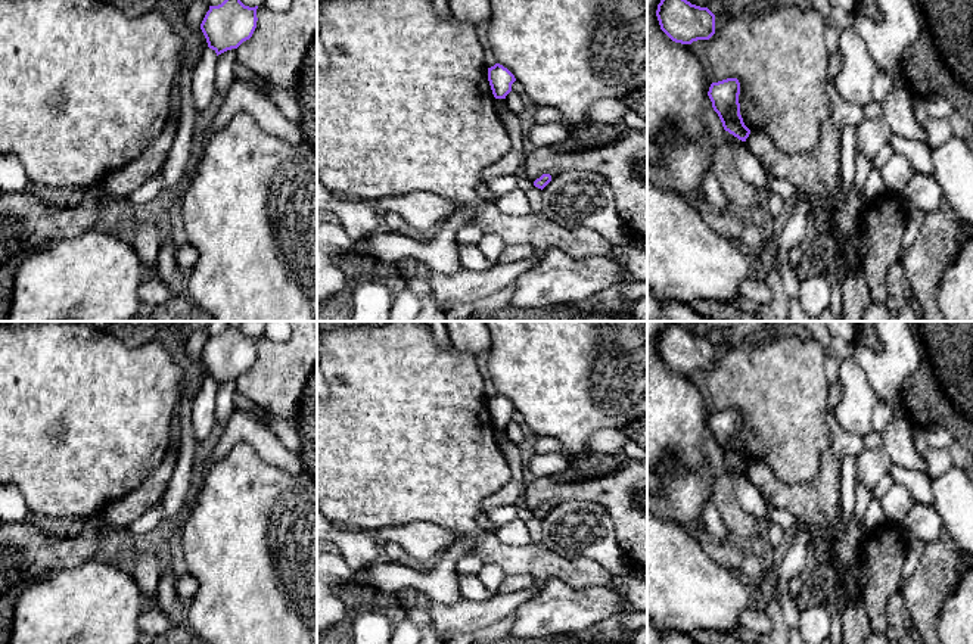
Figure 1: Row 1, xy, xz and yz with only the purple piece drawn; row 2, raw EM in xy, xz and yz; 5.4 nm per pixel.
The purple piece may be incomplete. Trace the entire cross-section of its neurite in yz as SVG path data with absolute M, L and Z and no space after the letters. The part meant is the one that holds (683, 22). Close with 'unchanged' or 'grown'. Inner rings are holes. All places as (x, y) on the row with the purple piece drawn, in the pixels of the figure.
M660 0L656 16L660 29L675 43L691 44L715 34L715 15L687 0Z | unchanged

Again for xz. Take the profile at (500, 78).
M500 63L488 68L488 81L495 99L506 99L512 91L512 84L516 81L515 75Z | unchanged

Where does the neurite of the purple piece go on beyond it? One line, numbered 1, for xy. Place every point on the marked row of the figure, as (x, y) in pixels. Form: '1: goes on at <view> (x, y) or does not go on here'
1: does not go on here

